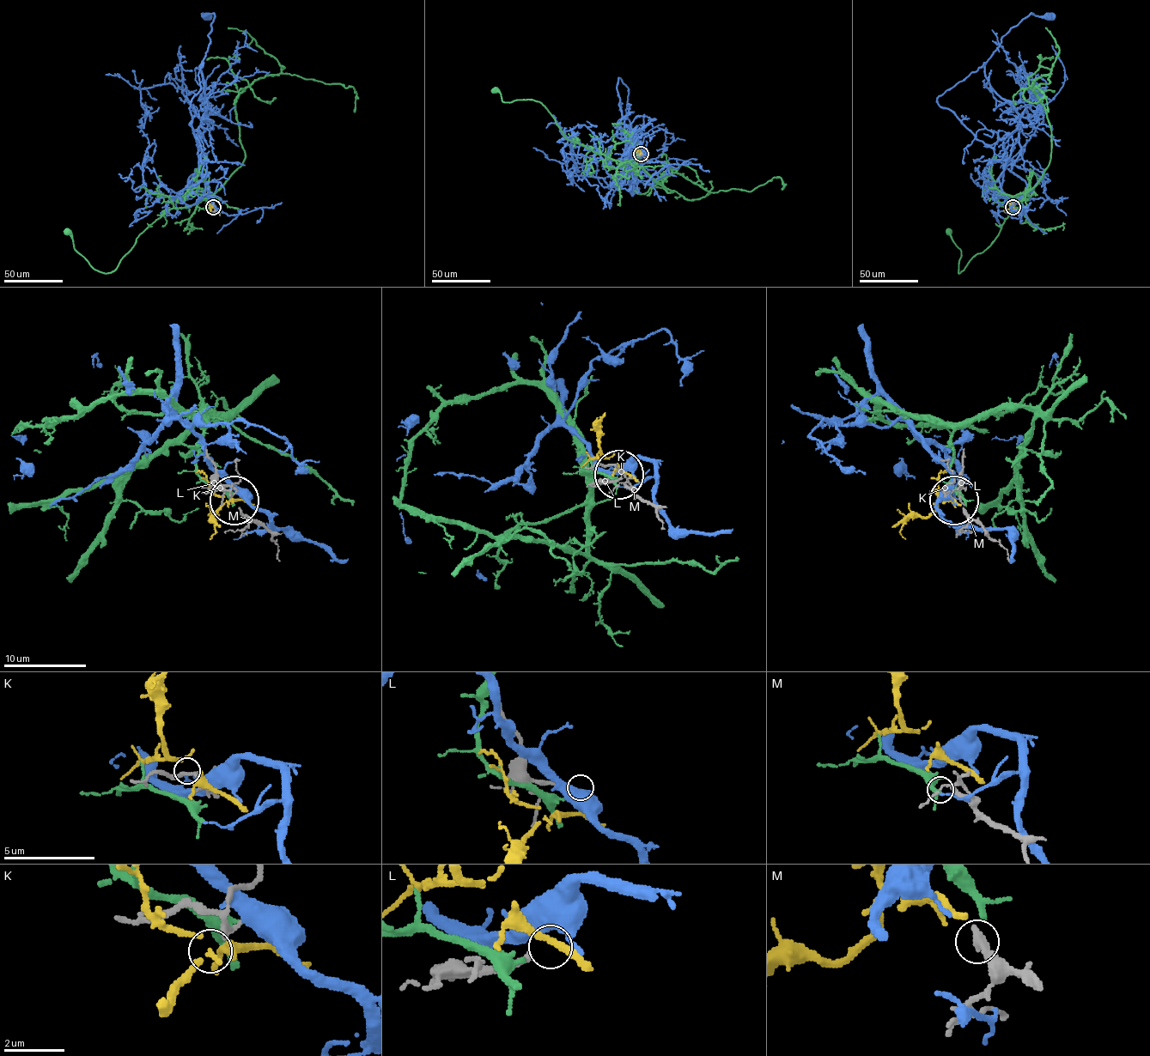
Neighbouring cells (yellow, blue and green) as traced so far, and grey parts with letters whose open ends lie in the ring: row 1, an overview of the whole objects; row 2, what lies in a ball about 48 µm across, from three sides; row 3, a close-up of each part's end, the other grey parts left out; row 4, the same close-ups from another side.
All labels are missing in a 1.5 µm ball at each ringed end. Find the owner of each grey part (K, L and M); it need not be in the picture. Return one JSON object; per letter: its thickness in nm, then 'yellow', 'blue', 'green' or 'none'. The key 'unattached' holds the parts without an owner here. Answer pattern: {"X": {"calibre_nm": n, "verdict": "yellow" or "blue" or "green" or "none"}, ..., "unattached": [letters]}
{"K": {"calibre_nm": 120, "verdict": "none"}, "L": {"calibre_nm": 200, "verdict": "none"}, "M": {"calibre_nm": 280, "verdict": "green"}, "unattached": ["K", "L"]}

